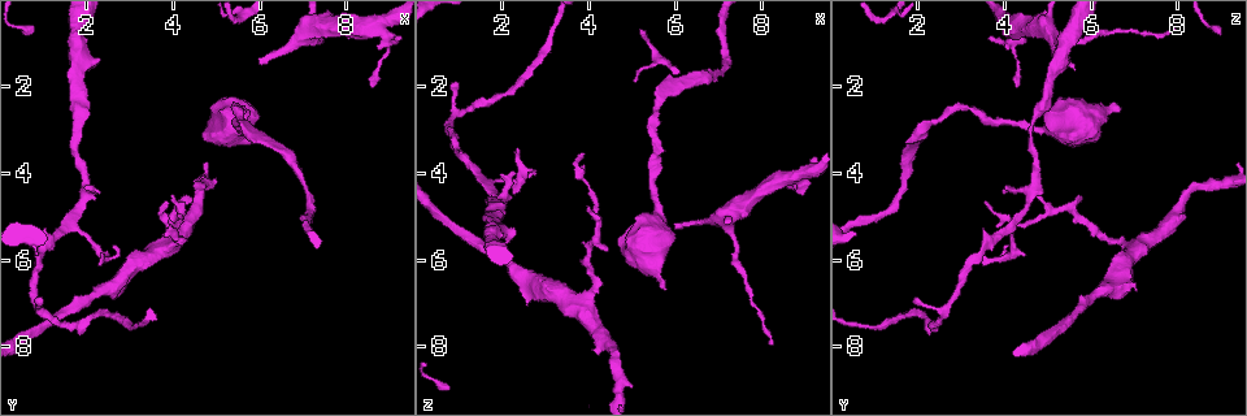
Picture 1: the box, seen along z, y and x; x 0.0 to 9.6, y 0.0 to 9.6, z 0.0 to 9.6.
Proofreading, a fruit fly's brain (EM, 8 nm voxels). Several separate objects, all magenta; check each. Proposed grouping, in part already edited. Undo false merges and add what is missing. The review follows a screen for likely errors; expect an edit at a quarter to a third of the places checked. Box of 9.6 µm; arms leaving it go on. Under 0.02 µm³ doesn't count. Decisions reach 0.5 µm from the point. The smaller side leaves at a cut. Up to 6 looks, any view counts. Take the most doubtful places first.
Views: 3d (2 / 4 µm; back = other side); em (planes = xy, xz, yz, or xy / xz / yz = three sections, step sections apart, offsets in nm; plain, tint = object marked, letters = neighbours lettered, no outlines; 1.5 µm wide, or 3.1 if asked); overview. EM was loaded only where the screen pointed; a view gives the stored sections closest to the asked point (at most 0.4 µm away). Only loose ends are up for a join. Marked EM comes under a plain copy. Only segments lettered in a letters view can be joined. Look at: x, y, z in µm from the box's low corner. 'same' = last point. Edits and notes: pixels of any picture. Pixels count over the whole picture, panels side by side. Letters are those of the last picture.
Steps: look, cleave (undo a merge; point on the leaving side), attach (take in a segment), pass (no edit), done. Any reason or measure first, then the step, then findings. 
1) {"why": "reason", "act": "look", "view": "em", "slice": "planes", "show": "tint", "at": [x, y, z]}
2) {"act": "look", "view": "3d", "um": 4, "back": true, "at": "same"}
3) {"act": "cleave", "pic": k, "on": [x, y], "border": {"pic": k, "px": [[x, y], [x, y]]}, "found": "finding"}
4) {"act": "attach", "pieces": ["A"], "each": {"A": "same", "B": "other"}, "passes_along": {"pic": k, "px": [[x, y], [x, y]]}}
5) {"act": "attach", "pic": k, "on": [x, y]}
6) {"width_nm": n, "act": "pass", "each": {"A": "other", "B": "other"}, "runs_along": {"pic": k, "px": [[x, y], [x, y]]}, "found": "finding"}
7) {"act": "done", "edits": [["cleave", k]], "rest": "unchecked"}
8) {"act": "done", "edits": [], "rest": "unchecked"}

{"why": "branch stops here", "act": "look", "view": "3d", "um": 2, "at": [2.00, 1.60, 5.65]}

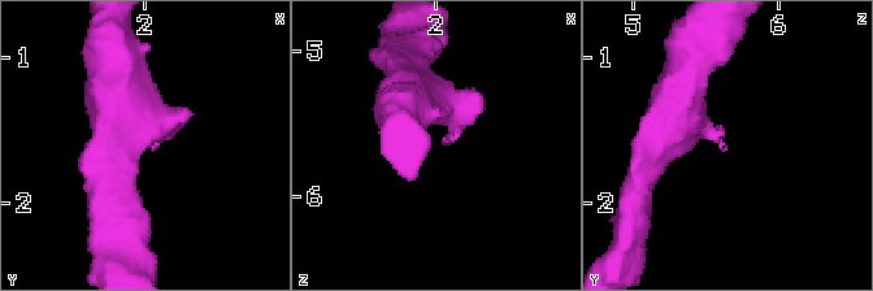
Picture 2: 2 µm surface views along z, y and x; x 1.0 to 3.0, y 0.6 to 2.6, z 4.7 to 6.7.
{"why": "need the tissue", "act": "look", "view": "em", "slice": "planes", "show": "letters", "at": [2.04, 1.62, 5.66]}

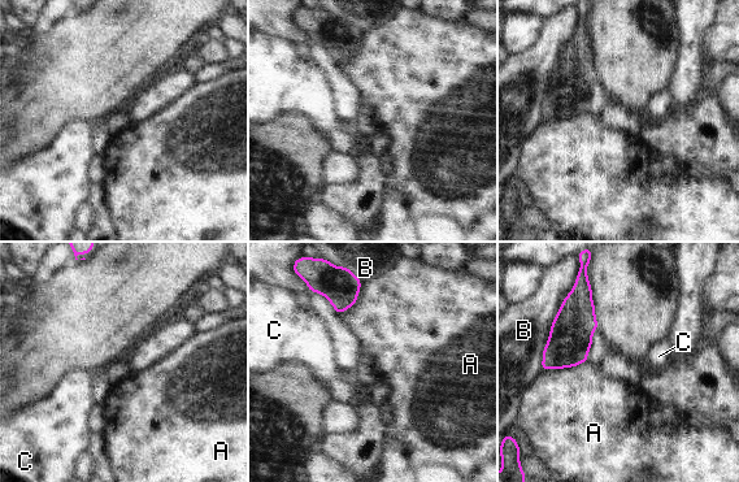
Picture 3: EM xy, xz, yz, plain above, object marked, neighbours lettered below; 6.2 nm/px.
{"act": "pass", "each": {"A": "other", "B": "other", "C": "other"}, "border": {"pic": 3, "px": [[587, 360], [576, 365], [542, 370]]}, "found": "none of them fits"}

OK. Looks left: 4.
{"why": "branch stops here", "act": "look", "view": "em", "slice": "planes", "show": "letters", "at": [2.35, 4.40, 4.00]}

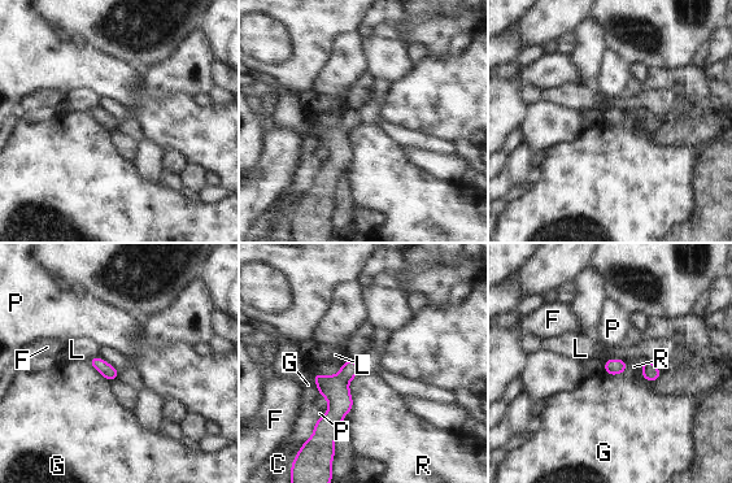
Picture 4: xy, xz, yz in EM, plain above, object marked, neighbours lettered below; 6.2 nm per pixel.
{"act": "pass", "each": {"C": "other", "F": "other", "G": "other", "L": "other", "P": "other", "R": "other"}, "runs_along": {"pic": 4, "px": [[352, 362], [338, 384], [332, 435]]}, "found": "no lettered segment goes on from it"}

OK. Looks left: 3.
{"why": "thick turns thin", "act": "look", "view": "3d", "um": 4, "at": [8.70, 0.60, 4.10]}

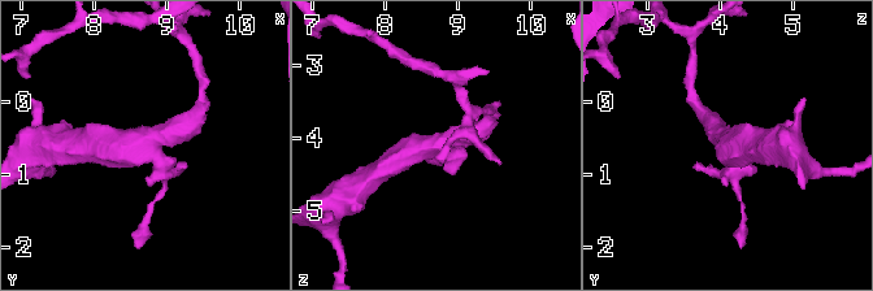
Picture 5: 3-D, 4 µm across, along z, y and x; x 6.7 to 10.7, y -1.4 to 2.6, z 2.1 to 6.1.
{"act": "look", "view": "em", "slice": "xy", "step": 8, "show": "letters", "at": [8.70, 0.65, 4.15]}

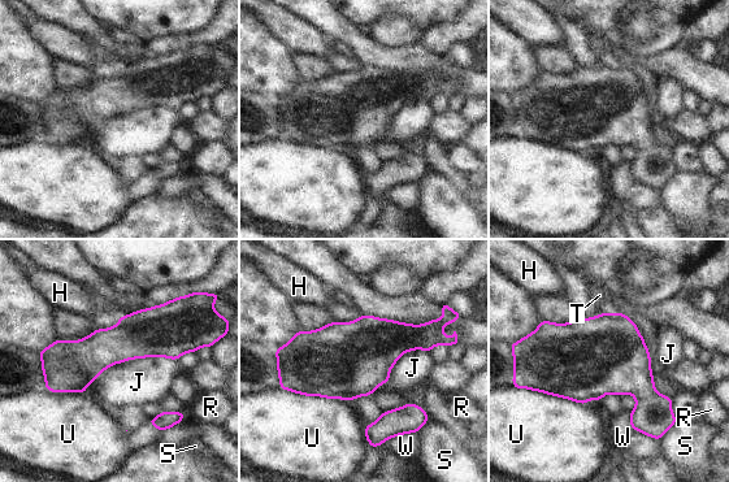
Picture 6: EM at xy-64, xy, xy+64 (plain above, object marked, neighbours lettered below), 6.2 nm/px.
{"longest_contact_nm": ["J", 600], "act": "pass", "each": {"H": "other", "J": "other", "R": "other", "S": "other", "T": "other", "U": "other", "W": "other"}, "border": {"pic": 6, "px": [[176, 359], [115, 363], [83, 393]]}, "found": "continuous, no second neuron"}

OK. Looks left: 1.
{"act": "done", "edits": [], "rest": "unchecked"}

